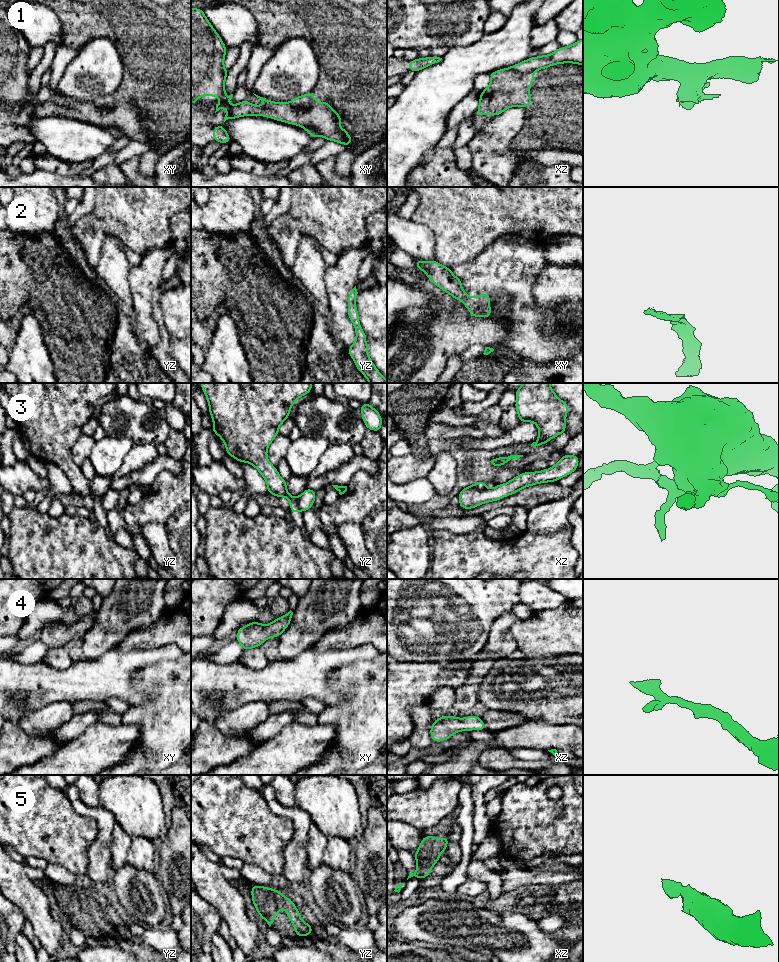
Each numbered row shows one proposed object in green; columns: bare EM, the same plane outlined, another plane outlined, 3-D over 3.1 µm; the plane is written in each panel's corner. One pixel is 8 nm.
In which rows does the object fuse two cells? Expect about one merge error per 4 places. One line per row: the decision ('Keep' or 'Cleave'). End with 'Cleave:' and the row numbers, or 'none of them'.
1: Cleave
2: Keep
3: Cleave
4: Keep
5: Keep
Cleave: 1, 3

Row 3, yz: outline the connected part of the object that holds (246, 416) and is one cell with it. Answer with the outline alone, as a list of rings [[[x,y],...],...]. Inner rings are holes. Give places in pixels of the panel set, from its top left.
[[[200,383],[209,403],[212,432],[226,445],[226,454],[237,461],[253,465],[264,477],[268,493],[290,501],[290,512],[300,511],[297,498],[287,491],[275,466],[267,458],[267,449],[279,433],[279,426],[289,418],[293,403],[311,392],[312,383]]]

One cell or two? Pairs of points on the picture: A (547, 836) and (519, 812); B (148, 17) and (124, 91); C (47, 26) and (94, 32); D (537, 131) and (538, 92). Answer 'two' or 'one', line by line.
A: one
B: one
C: two
D: one

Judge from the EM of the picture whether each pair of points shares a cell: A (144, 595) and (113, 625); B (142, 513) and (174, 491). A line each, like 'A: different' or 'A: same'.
A: same
B: same

